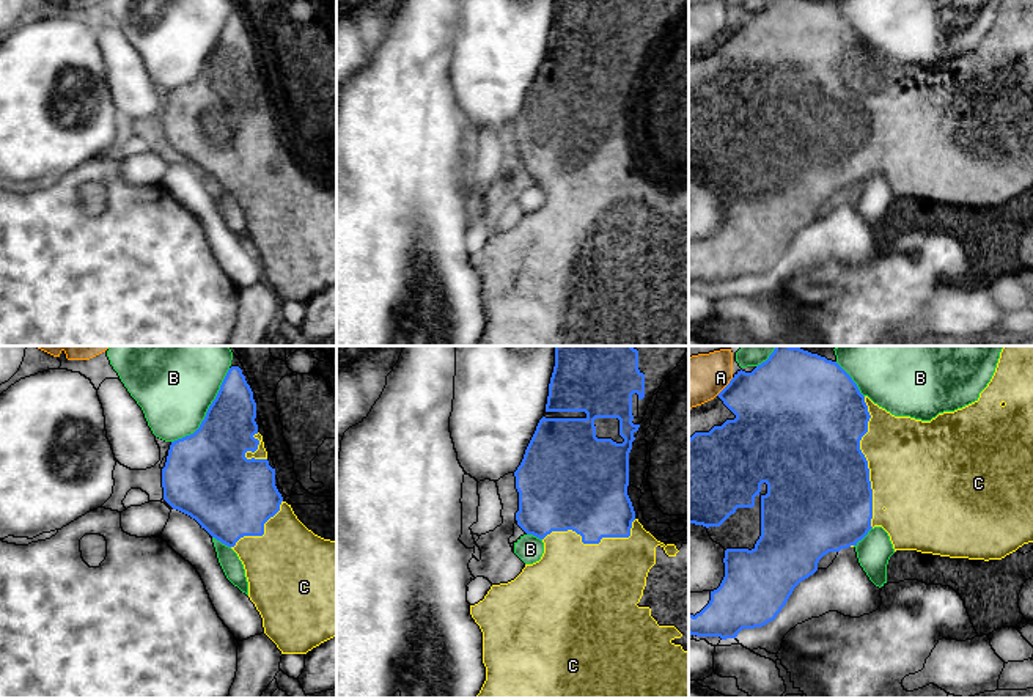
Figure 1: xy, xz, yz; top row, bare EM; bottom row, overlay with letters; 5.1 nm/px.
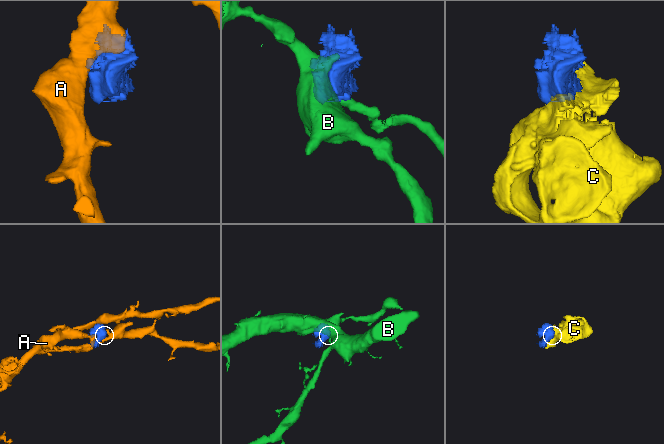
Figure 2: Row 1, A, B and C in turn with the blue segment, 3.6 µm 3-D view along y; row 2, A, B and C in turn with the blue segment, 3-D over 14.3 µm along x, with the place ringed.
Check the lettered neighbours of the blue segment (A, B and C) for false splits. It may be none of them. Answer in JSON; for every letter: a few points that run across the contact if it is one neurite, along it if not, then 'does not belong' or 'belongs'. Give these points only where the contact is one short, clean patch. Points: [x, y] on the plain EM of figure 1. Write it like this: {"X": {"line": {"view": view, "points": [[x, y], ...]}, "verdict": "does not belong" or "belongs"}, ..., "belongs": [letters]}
{"A": {"line": {"view": "yz", "points": [[733, 25], [716, 43]]}, "verdict": "does not belong"}, "B": {"verdict": "does not belong"}, "C": {"verdict": "belongs"}, "belongs": ["C"]}

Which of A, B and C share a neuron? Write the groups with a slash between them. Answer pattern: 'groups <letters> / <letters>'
groups A / B / C

